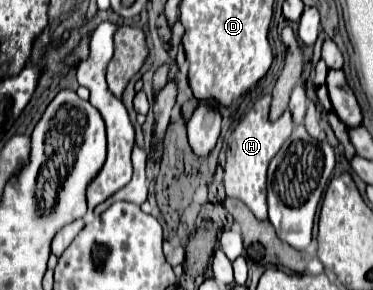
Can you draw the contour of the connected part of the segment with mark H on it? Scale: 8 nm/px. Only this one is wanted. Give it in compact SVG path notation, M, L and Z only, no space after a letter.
M271 97L259 99L253 109L241 119L237 129L229 137L227 149L227 163L225 163L225 191L227 197L235 197L243 201L257 219L267 219L267 165L287 141L293 131L291 113L285 111L275 123L269 121L269 103Z

